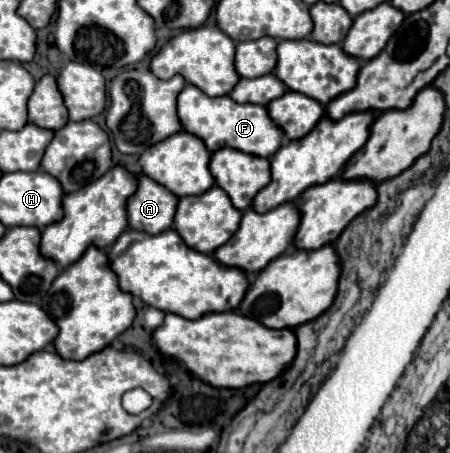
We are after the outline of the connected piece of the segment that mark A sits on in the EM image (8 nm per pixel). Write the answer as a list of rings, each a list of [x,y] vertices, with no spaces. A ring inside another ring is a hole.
[[[147,175],[137,177],[137,191],[127,199],[129,227],[157,235],[173,225],[177,197]]]

